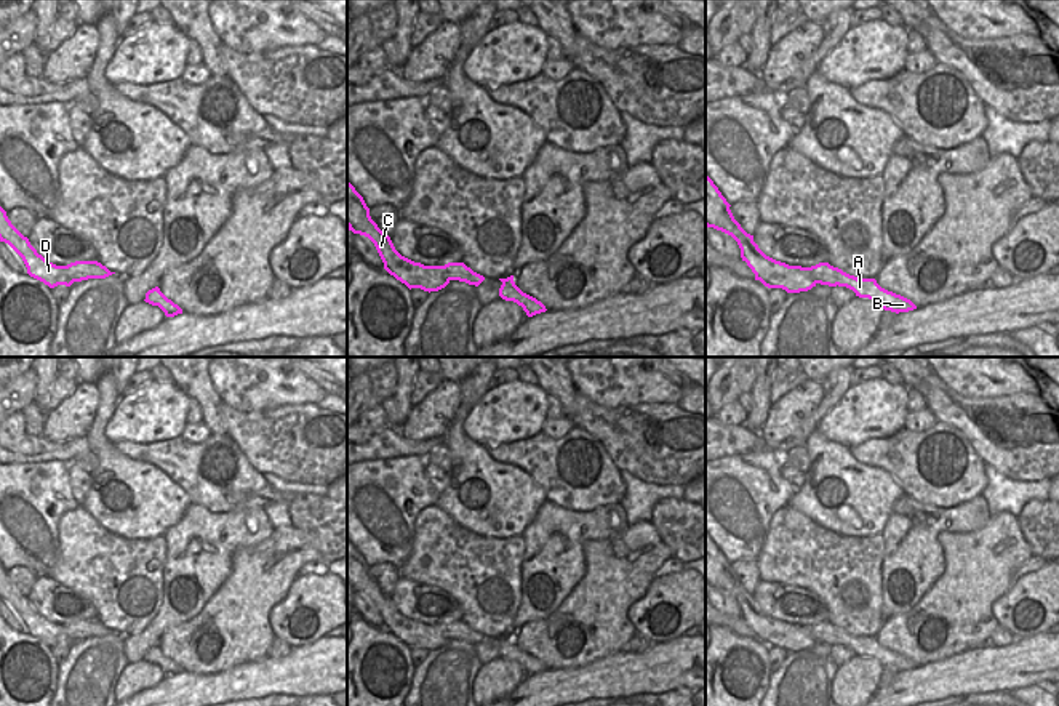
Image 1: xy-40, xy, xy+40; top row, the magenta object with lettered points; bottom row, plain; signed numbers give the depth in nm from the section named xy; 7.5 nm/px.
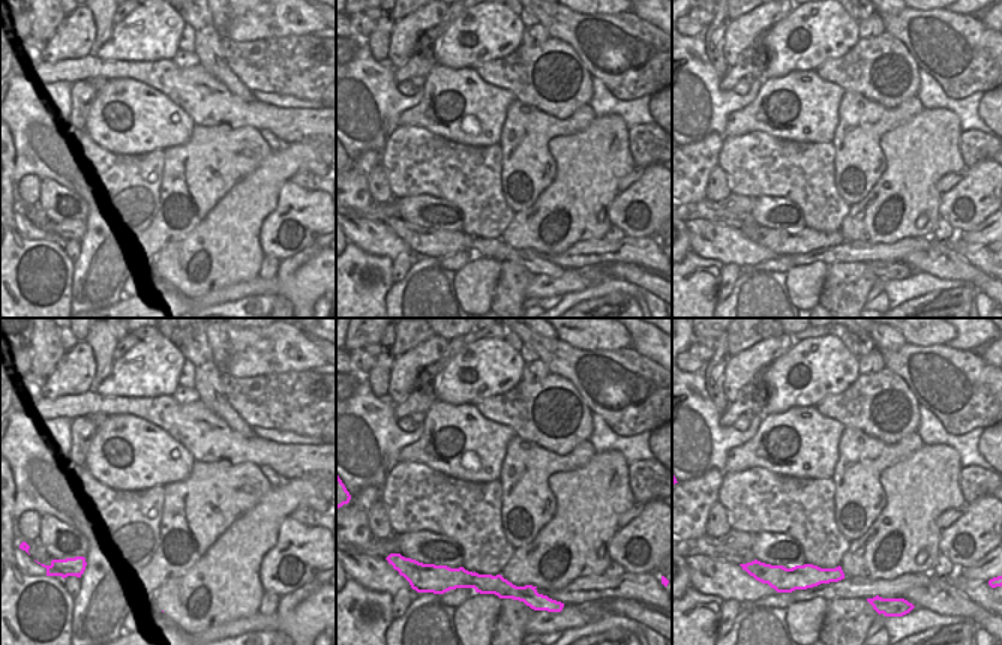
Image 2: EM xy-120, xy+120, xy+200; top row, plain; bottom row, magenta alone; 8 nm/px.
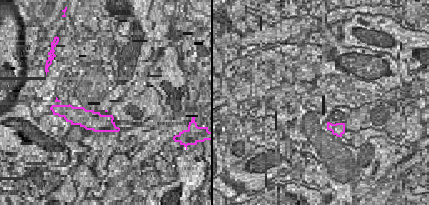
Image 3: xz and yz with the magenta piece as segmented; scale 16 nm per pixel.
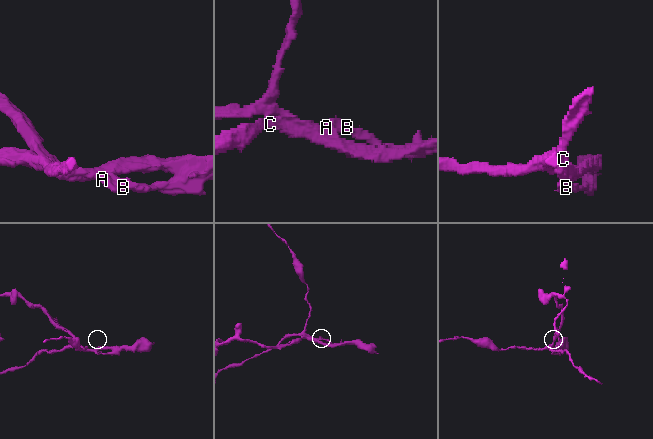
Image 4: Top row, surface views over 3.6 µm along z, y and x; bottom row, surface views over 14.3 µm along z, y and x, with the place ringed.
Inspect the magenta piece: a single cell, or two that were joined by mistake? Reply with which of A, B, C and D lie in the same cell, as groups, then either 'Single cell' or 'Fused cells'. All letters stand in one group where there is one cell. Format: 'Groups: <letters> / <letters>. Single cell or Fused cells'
Groups: A B / C D. Fused cells

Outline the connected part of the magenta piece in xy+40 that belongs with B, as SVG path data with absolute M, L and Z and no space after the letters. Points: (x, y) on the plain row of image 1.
M829 621L811 624L809 631L817 639L817 642L829 645L846 645L859 656L878 660L885 669L899 672L917 668L910 658L881 647L875 637L857 637L838 626L830 624Z

